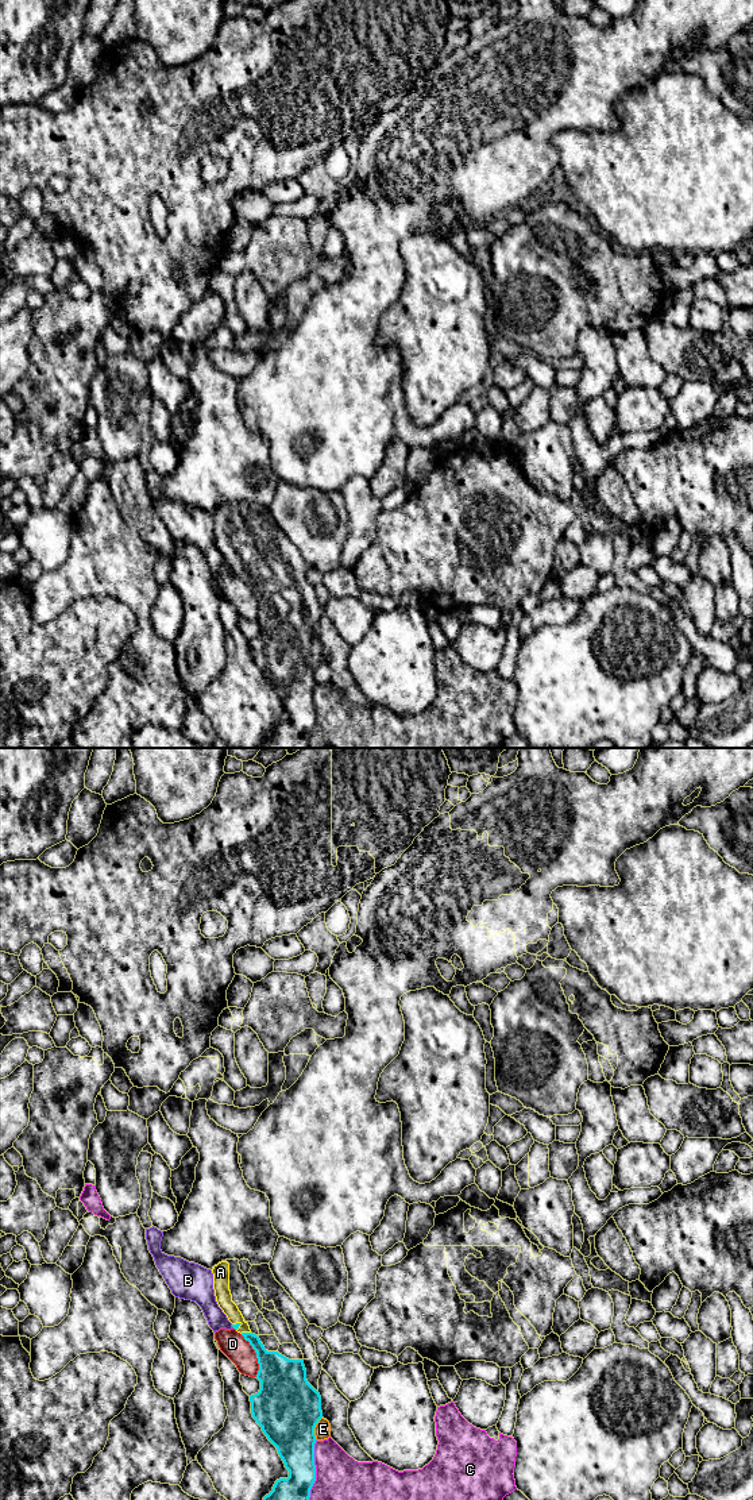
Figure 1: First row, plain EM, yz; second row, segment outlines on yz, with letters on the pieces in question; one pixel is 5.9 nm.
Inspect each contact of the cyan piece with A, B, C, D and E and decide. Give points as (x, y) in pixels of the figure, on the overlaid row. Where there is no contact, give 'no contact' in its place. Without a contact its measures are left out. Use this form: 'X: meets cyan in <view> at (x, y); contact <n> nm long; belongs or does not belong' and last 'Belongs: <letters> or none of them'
A: meets cyan in yz at (244, 1333); contact 60 nm long; belongs
B: meets cyan in yz at (232, 1326); contact 30 nm long; does not belong
C: meets cyan in yz at (315, 1469); contact 360 nm long; does not belong
D: meets cyan in yz at (257, 1356); contact 280 nm long; does not belong
E: meets cyan in yz at (313, 1429); contact 150 nm long; does not belong
Belongs: A

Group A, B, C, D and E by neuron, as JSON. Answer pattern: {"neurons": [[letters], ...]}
{"neurons": [["A"], ["B"], ["C"], ["D"], ["E"]]}

